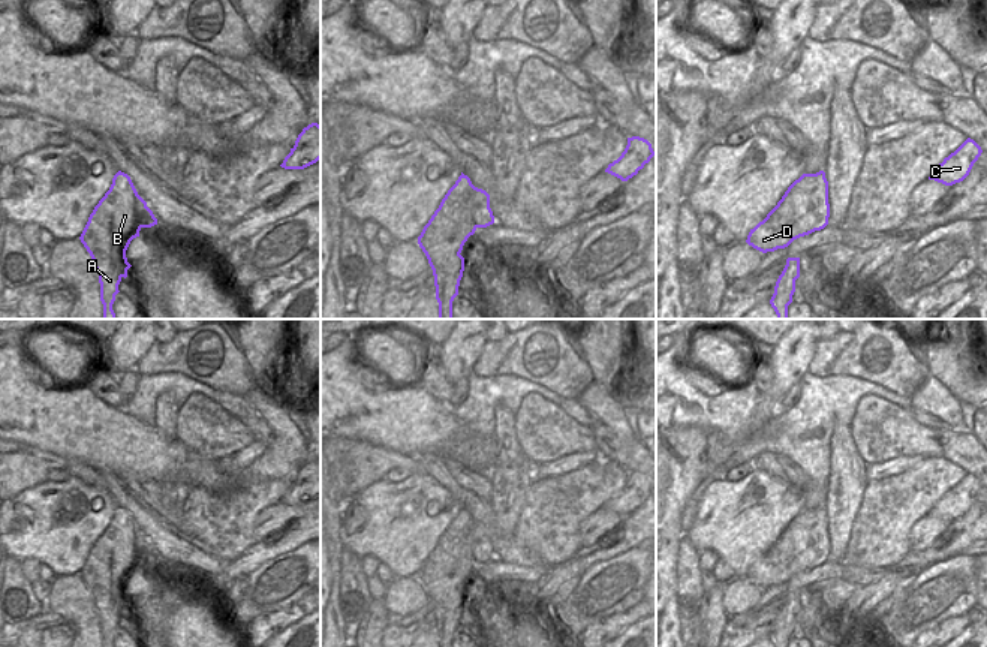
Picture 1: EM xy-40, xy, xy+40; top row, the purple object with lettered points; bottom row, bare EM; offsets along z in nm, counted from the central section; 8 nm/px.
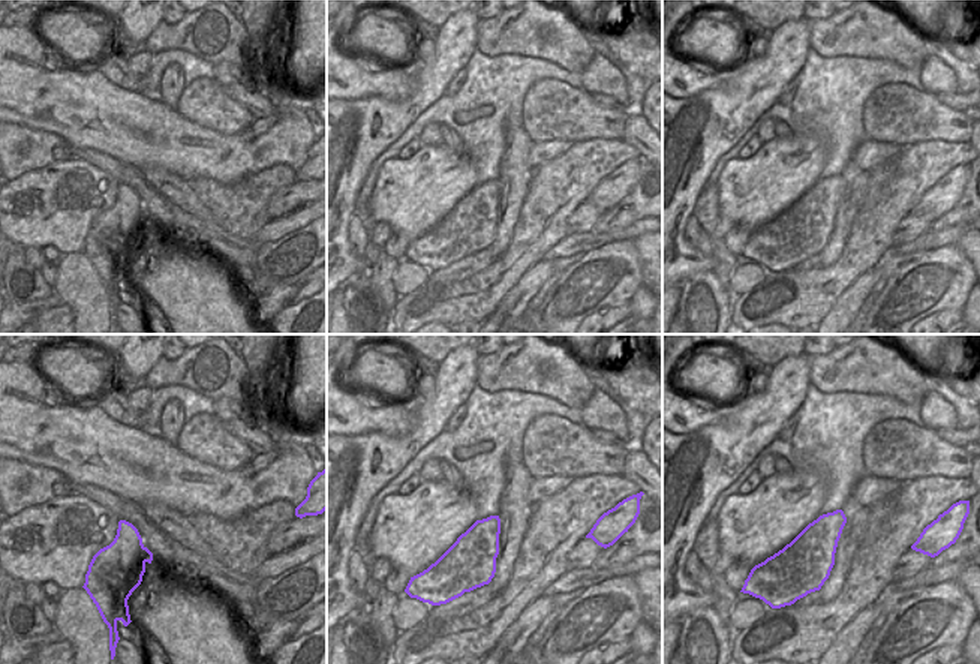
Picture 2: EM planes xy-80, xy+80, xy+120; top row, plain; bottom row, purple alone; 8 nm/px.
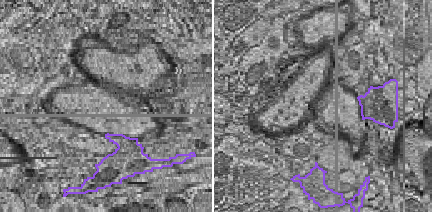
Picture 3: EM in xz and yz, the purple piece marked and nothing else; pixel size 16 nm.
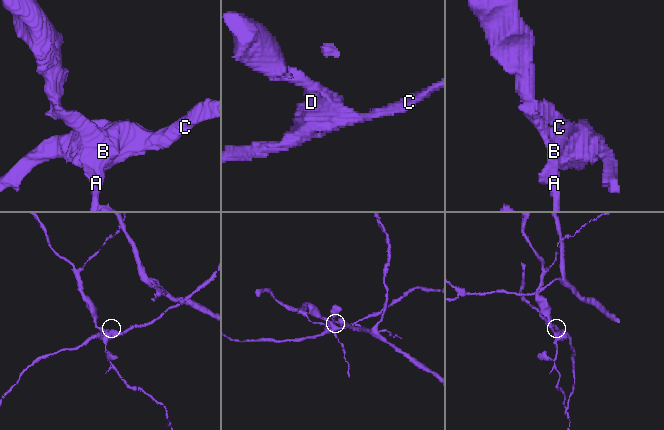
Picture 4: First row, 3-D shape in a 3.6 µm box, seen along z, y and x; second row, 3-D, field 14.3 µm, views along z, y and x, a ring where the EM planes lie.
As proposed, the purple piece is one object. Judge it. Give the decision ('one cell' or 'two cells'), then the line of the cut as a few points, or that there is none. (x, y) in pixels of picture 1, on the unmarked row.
two cells | xy (472, 521), (471, 551), (477, 562)

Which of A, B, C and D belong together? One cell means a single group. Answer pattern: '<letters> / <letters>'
A B / C D

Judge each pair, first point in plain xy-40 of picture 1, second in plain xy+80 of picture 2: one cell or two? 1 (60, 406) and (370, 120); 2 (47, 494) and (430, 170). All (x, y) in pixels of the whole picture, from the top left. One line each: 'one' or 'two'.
1: two
2: one

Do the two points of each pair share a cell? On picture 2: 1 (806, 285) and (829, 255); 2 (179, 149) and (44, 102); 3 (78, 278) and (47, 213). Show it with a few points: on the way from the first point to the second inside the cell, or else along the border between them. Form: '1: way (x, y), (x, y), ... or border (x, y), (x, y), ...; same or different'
1: border (845, 240), (841, 255), (823, 269); different
2: way (146, 129), (134, 129), (90, 113), (77, 102); same
3: border (81, 251), (62, 255); different

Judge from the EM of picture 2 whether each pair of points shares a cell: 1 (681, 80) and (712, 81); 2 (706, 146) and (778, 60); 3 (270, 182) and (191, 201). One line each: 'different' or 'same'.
1: same
2: same
3: different

